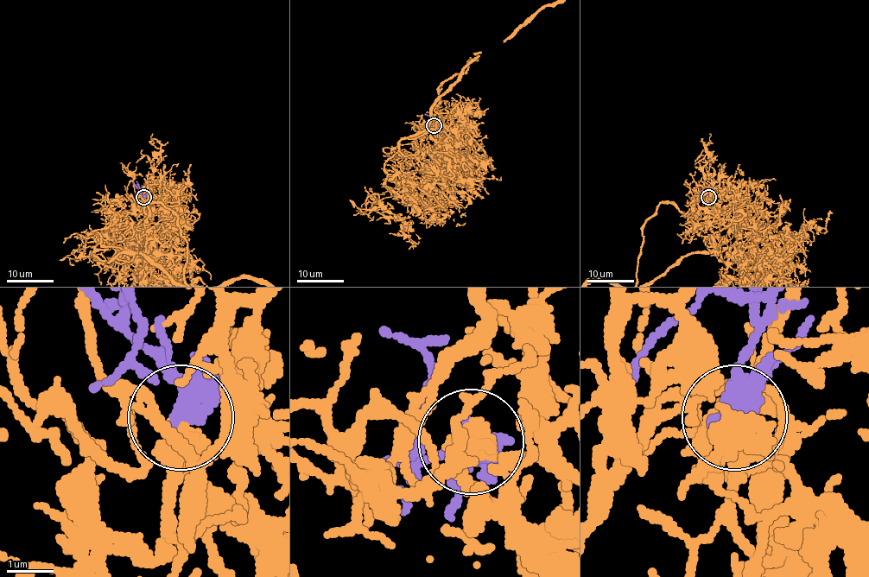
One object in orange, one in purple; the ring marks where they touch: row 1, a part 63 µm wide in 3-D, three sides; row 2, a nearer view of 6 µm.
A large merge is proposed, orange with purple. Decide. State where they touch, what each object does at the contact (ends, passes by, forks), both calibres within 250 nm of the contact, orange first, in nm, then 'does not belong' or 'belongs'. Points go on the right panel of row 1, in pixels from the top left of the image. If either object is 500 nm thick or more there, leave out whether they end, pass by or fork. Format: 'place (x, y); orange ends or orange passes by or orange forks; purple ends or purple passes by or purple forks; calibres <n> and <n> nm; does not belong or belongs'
place (708, 197); orange forks; purple forks; calibres 360 and 300 nm; belongs

